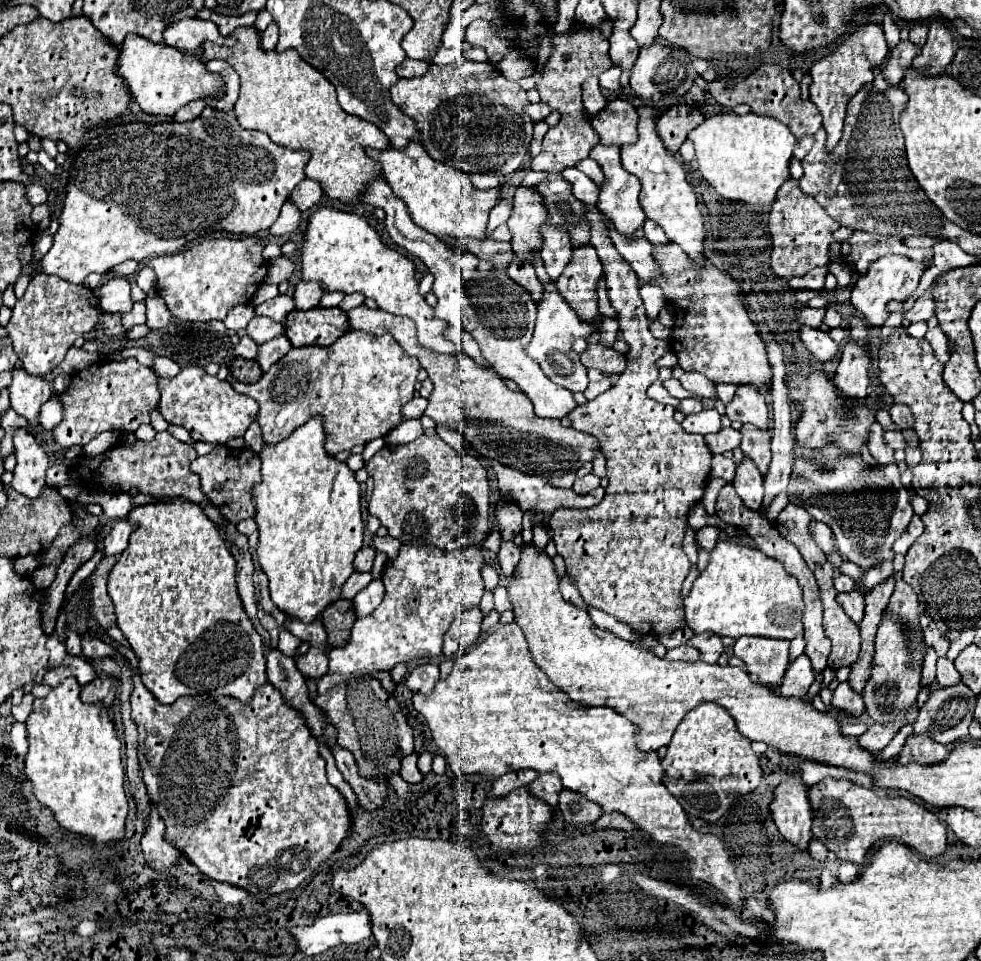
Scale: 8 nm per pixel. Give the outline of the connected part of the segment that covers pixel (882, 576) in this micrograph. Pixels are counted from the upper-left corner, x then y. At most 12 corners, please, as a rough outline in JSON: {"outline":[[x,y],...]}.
{"outline":[[893,562],[865,572],[861,588],[875,588],[893,576]]}

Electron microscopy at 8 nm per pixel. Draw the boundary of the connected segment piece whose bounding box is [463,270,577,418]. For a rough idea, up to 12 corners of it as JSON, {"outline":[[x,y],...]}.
{"outline":[[503,270],[465,284],[467,332],[541,418],[577,404],[523,352],[537,302]]}

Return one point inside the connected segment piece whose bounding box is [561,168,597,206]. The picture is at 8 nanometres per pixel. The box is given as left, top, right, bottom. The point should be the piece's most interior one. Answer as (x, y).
(584, 189)

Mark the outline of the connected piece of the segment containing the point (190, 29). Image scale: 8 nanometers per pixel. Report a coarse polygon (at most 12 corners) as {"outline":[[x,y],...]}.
{"outline":[[199,18],[165,26],[163,44],[187,52],[205,40],[233,46],[217,24]]}

